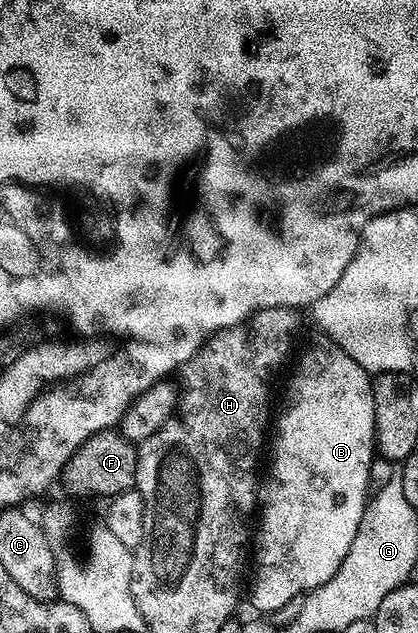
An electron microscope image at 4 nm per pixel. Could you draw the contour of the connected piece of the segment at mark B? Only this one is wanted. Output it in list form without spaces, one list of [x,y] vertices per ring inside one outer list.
[[[330,341],[315,343],[312,347],[307,347],[299,355],[299,360],[295,363],[295,368],[291,371],[291,376],[287,379],[287,388],[283,391],[283,399],[287,404],[283,407],[283,412],[279,415],[279,420],[275,423],[275,444],[271,447],[271,468],[267,471],[267,480],[262,480],[257,491],[257,527],[259,532],[253,535],[253,559],[259,566],[259,572],[255,575],[255,580],[251,583],[251,603],[259,611],[274,611],[279,613],[283,608],[288,608],[300,597],[306,596],[309,591],[316,591],[325,581],[337,573],[341,561],[349,553],[349,545],[353,545],[353,537],[357,537],[357,529],[361,525],[363,511],[367,507],[369,498],[369,488],[371,478],[369,477],[369,465],[372,459],[376,458],[377,448],[375,445],[375,406],[373,405],[373,393],[371,385],[372,376],[349,353],[345,353],[340,347],[336,347]]]

